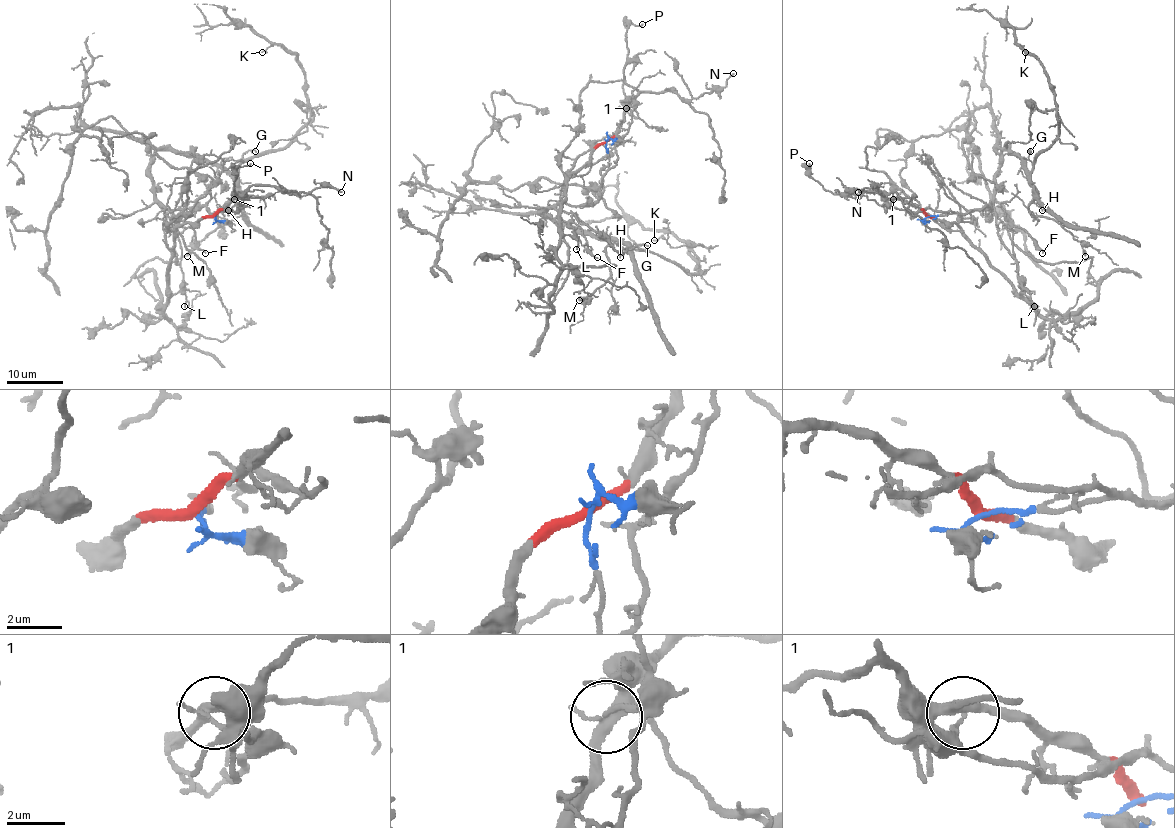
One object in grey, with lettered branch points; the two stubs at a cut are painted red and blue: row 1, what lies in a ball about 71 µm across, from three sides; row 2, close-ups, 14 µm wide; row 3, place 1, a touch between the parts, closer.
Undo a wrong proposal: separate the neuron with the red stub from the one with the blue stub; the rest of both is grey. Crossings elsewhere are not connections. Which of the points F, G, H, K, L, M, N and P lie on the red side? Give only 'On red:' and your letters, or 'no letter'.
On red: L, N, P

